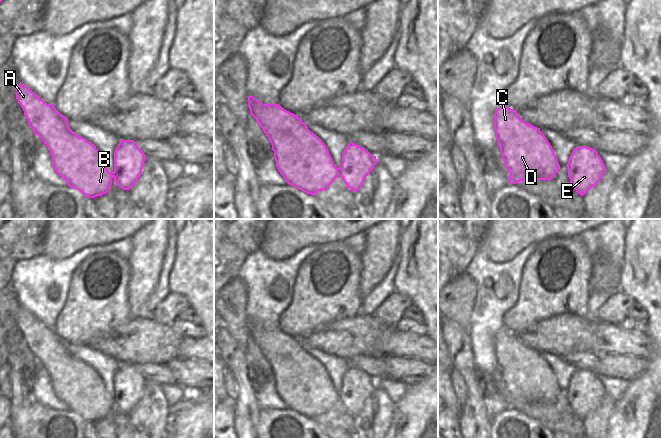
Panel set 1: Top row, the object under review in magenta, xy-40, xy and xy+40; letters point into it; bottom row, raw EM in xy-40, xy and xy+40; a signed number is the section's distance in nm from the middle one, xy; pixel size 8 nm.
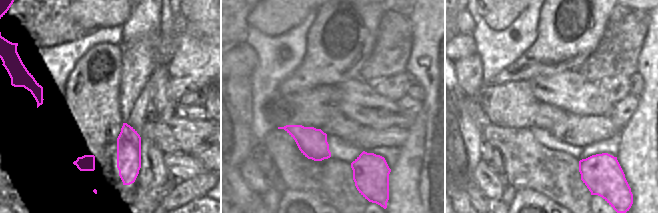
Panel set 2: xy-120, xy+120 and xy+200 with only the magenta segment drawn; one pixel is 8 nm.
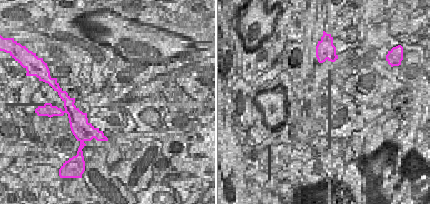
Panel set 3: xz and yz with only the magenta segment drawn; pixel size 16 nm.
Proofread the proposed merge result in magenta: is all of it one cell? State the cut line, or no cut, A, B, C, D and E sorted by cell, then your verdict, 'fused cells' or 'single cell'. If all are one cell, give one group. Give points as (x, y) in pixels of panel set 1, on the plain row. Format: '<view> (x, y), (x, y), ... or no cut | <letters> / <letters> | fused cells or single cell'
xy (339, 392), (340, 399) | A B C D / E | fused cells

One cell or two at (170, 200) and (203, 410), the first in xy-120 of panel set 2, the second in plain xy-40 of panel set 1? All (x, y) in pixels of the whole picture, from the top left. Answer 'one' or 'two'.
two

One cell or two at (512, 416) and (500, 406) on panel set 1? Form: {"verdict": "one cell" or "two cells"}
{"verdict": "two cells"}

